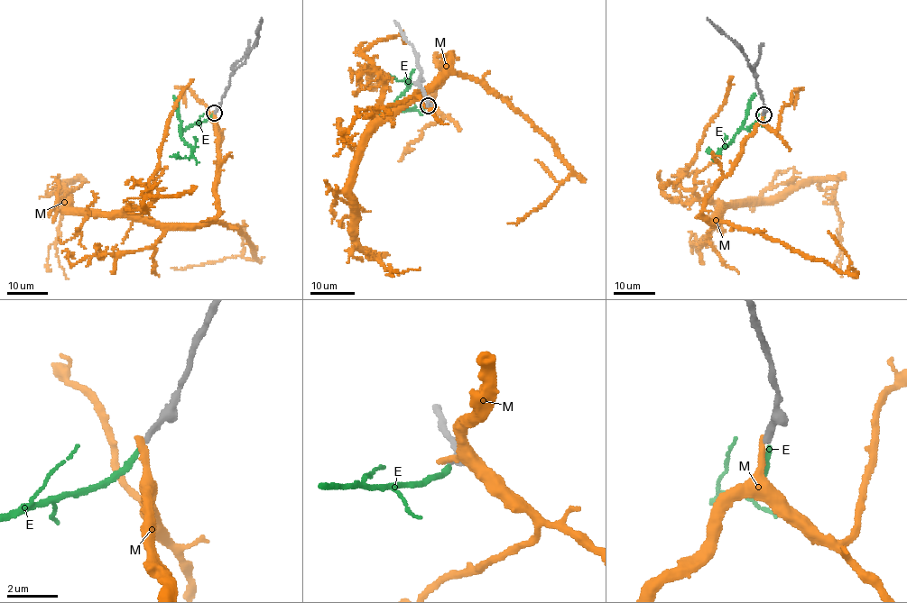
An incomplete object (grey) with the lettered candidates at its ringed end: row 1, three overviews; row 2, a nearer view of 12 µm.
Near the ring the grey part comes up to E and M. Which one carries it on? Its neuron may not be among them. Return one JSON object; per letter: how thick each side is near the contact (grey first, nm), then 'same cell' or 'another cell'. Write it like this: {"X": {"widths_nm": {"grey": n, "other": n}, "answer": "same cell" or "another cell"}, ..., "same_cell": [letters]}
{"E": {"widths_nm": {"grey": 220, "other": 180}, "answer": "same cell"}, "M": {"widths_nm": {"grey": 240, "other": 280}, "answer": "another cell"}, "same_cell": ["E"]}

